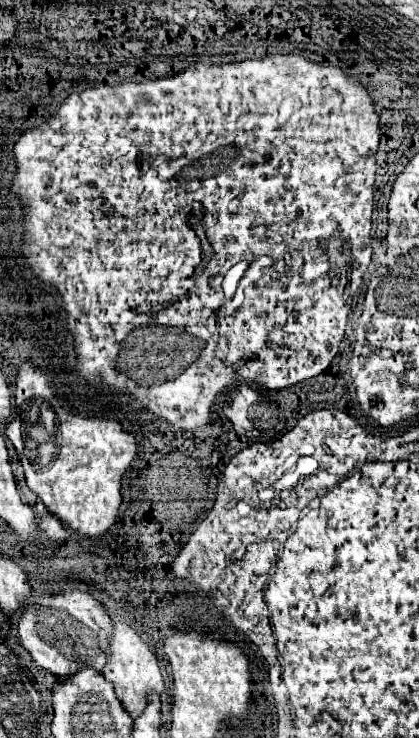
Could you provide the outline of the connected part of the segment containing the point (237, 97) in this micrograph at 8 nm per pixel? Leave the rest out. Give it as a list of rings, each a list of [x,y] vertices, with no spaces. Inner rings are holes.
[[[266,55],[264,59],[246,59],[242,63],[228,63],[228,65],[196,63],[190,69],[172,77],[142,81],[142,83],[116,83],[116,85],[88,87],[82,93],[70,95],[60,105],[54,117],[46,119],[40,127],[26,131],[18,139],[14,147],[18,173],[14,177],[11,189],[12,193],[21,200],[25,212],[26,232],[22,250],[24,261],[31,269],[34,269],[34,273],[40,279],[54,283],[62,295],[68,329],[74,337],[76,373],[84,381],[88,381],[96,391],[130,393],[148,411],[166,419],[170,425],[178,429],[196,429],[208,423],[210,407],[216,395],[222,389],[230,387],[232,383],[242,381],[238,379],[238,367],[246,367],[246,381],[256,381],[268,389],[284,389],[326,371],[332,359],[338,355],[338,347],[340,347],[340,341],[344,339],[344,329],[350,315],[352,297],[358,285],[362,283],[362,275],[368,269],[368,263],[372,257],[372,212],[376,151],[378,151],[379,143],[380,127],[378,127],[378,115],[374,111],[374,101],[370,93],[360,85],[360,81],[354,75],[344,75],[344,71],[340,71],[338,67],[312,63],[300,55]],[[206,179],[218,179],[218,185],[210,187]],[[268,191],[272,191],[270,203],[262,199],[262,195],[268,195]],[[192,219],[198,219],[202,223],[206,239],[214,251],[214,257],[206,261],[200,273],[196,273],[196,269],[204,263],[204,253],[202,253],[199,238],[189,227],[189,221]],[[270,229],[278,231],[278,235],[284,235],[286,267],[282,269],[282,275],[278,275],[278,279],[270,279],[270,283],[256,281],[256,285],[244,289],[244,303],[228,319],[228,333],[226,333],[226,339],[230,339],[228,355],[220,359],[216,353],[218,333],[214,335],[206,329],[206,319],[224,301],[222,285],[212,285],[212,283],[220,283],[226,271],[232,265],[236,265],[240,259],[248,261],[260,255],[272,257]],[[106,241],[112,241],[112,257],[104,253],[104,247],[108,247]],[[320,245],[354,245],[354,247],[352,247],[352,253],[346,255],[346,259],[340,259],[340,255],[330,255]],[[230,347],[244,347],[244,353],[238,359],[238,365],[230,363]]]

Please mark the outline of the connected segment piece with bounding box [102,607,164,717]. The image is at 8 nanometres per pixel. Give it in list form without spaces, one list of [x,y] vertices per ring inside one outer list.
[[[106,607],[106,613],[110,615],[110,621],[114,625],[114,631],[112,631],[112,637],[110,637],[108,661],[104,665],[102,675],[108,681],[114,683],[114,691],[116,691],[118,699],[122,701],[124,709],[132,717],[138,717],[144,711],[144,707],[146,707],[146,695],[150,691],[162,691],[164,689],[162,673],[160,673],[160,667],[158,667],[158,659],[148,649],[148,645],[142,641],[142,637],[120,615],[114,615],[108,607]]]

